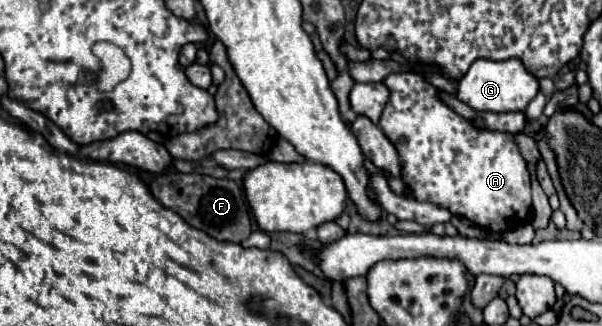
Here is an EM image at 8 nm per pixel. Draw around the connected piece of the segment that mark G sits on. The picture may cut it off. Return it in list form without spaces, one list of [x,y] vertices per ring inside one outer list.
[[[477,59],[471,69],[459,79],[457,97],[473,107],[479,113],[485,111],[523,111],[527,103],[537,95],[539,81],[527,67],[523,67],[521,59],[505,59],[505,61],[491,61],[491,59]]]

